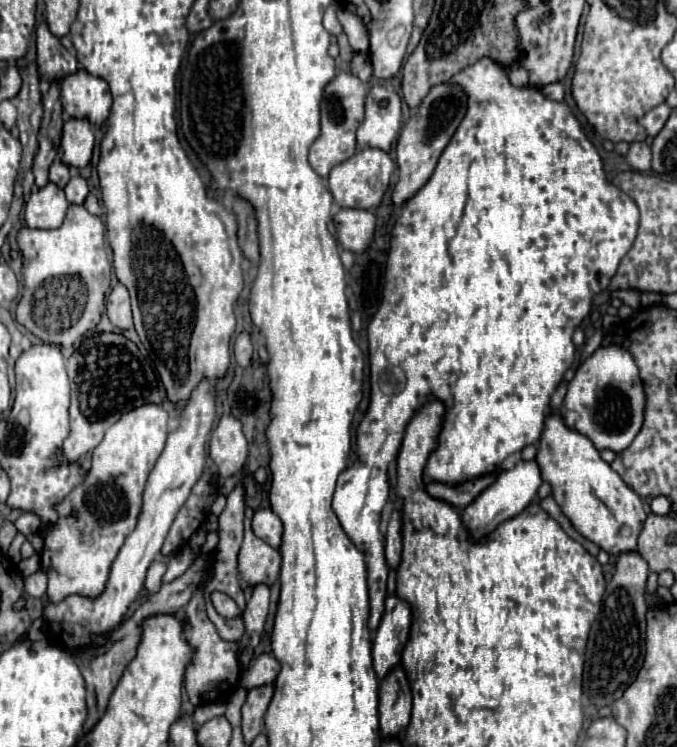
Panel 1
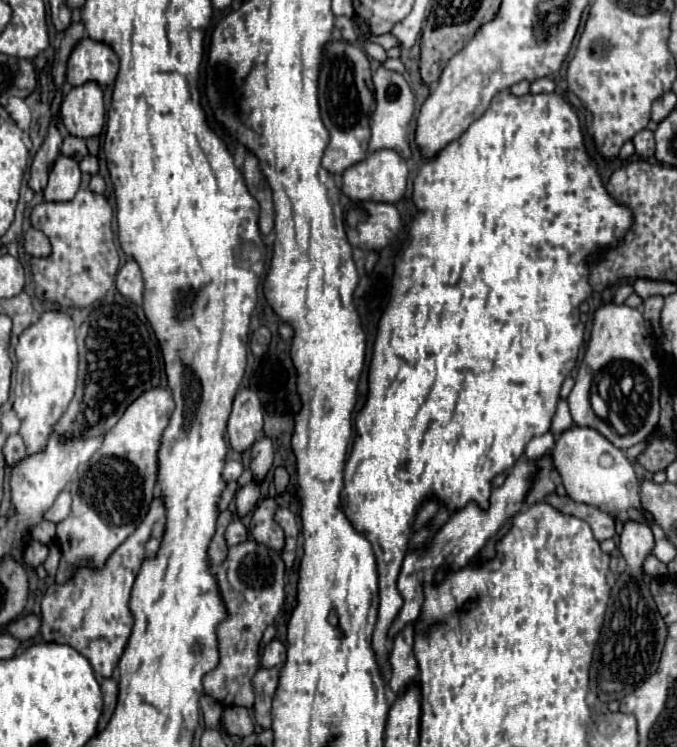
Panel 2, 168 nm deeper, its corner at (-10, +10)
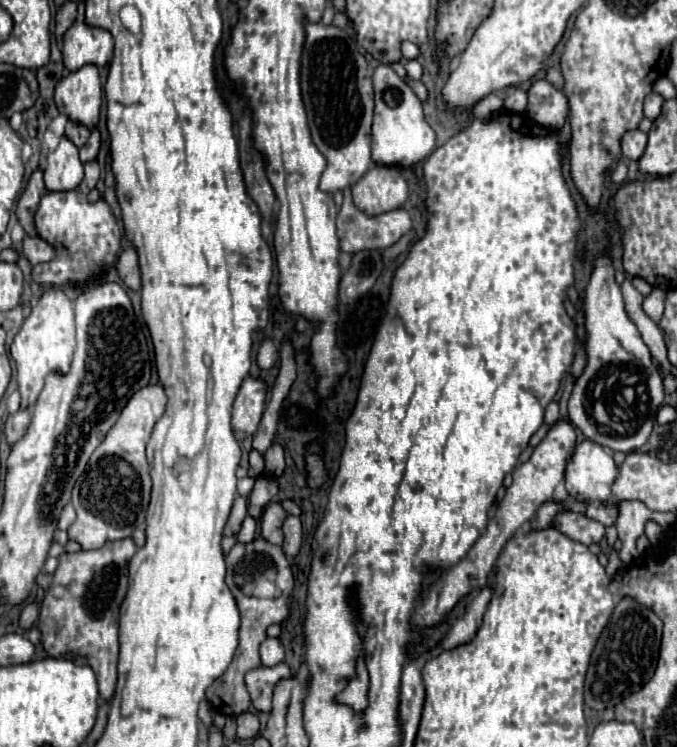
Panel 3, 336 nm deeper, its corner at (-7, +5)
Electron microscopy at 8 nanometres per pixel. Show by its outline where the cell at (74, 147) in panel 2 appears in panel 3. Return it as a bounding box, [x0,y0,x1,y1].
[66,121,90,147]

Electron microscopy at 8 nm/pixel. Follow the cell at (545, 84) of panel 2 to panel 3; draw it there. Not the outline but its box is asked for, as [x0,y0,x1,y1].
[504,89,528,113]

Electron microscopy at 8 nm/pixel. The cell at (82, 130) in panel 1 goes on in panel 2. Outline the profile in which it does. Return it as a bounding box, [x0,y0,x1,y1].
[61,82,105,136]

